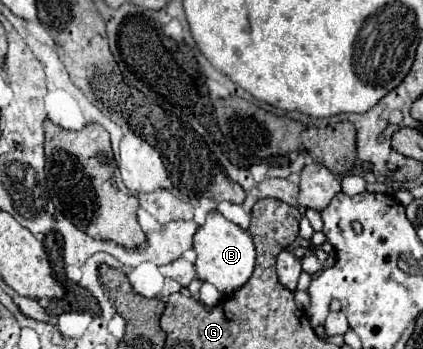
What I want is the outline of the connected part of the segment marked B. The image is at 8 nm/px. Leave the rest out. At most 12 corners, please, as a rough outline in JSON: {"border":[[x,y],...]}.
{"border":[[211,212],[195,234],[197,278],[231,296],[251,278],[253,240]]}

